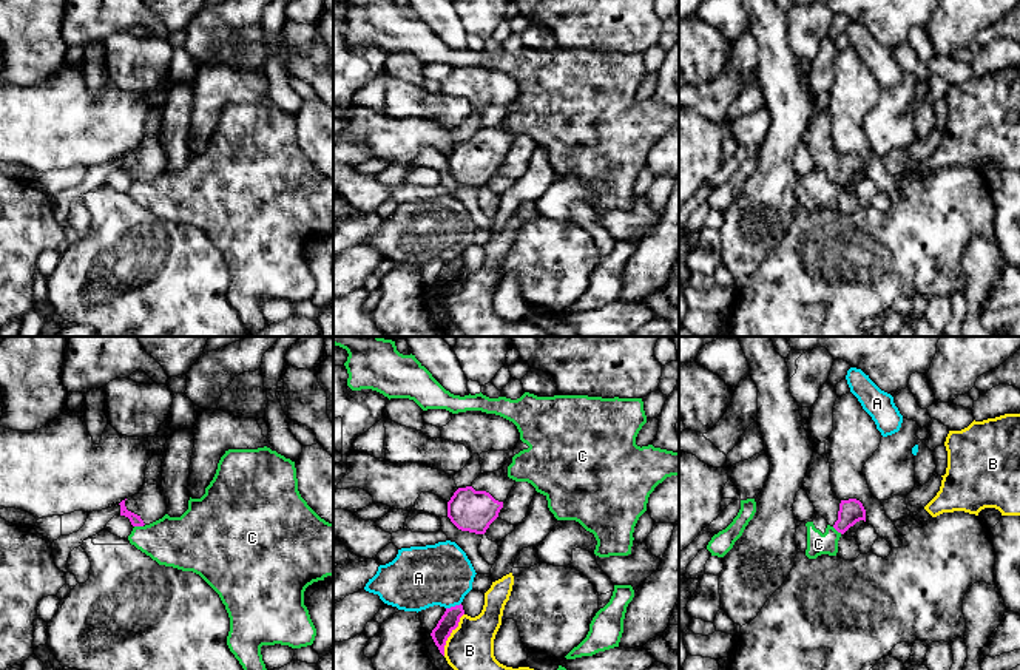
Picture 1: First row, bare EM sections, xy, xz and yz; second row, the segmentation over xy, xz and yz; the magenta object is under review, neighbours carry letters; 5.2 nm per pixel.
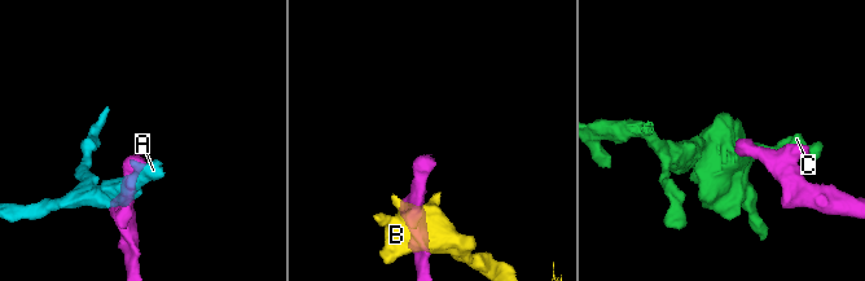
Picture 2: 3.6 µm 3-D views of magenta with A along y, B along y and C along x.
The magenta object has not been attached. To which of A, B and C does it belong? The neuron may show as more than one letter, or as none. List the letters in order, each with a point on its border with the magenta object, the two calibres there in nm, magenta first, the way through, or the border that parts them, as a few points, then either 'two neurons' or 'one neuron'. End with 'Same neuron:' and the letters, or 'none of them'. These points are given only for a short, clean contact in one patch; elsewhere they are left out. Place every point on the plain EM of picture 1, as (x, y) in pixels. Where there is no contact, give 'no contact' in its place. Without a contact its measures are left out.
A: meets magenta in xz at (452, 261); 100 nm thick on the magenta side, 320 nm on the other; border along xz (460, 257), (446, 263); two neurons
B: meets magenta in xz at (449, 289); 100 nm thick on the magenta side, 260 nm on the other; two neurons
C: meets magenta in xy at (139, 179); 60 nm thick on the magenta side, 280 nm on the other; border along xy (135, 179), (142, 181); two neurons
Same neuron: none of them

